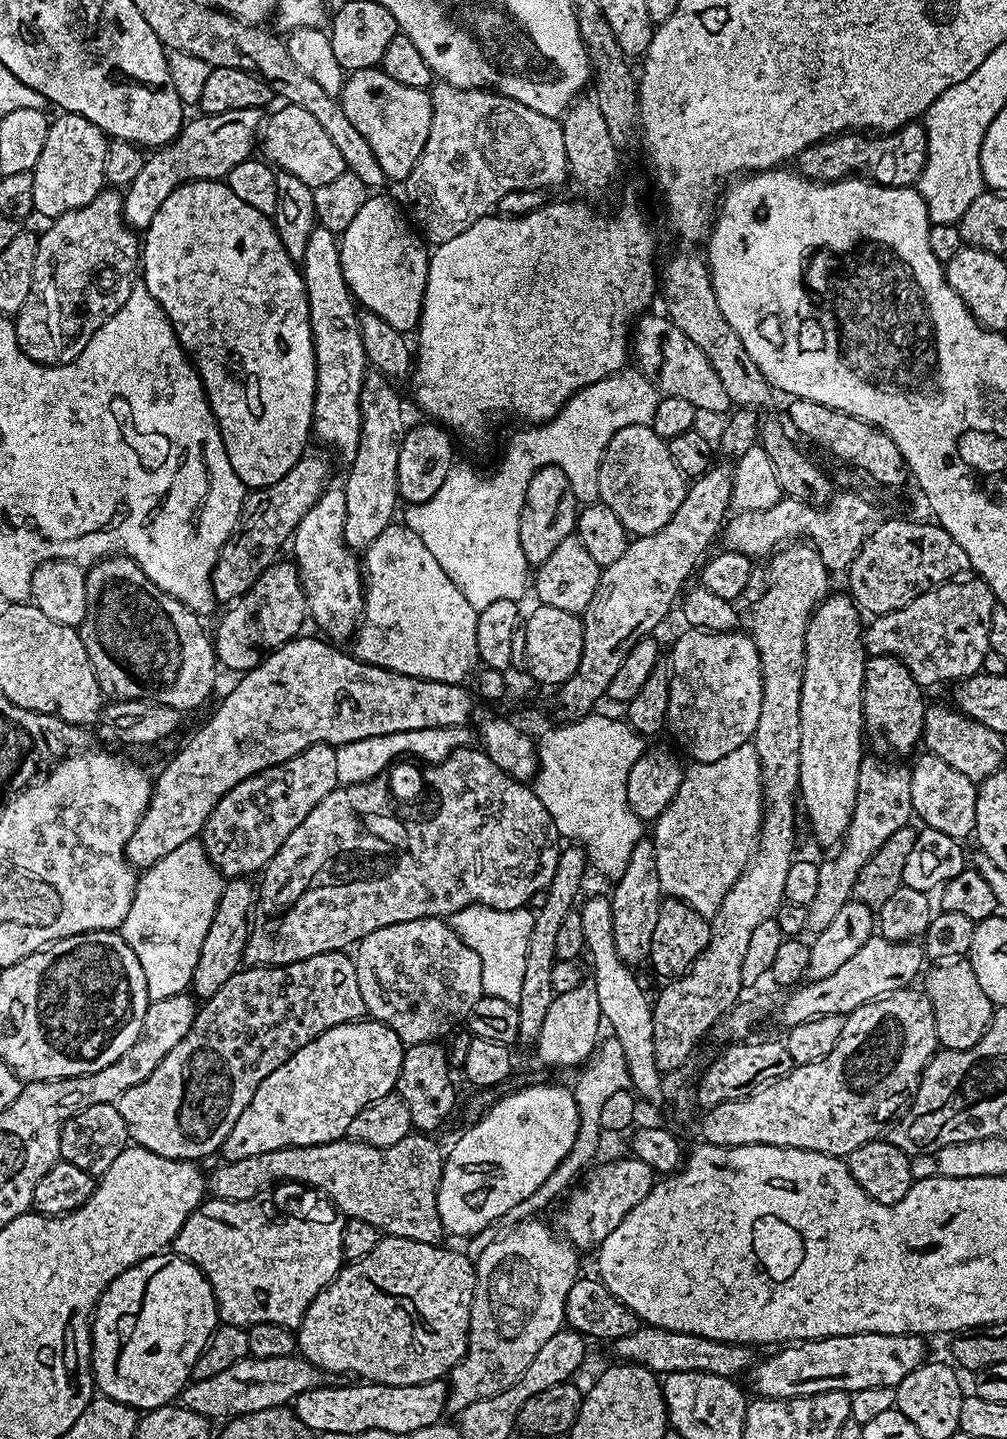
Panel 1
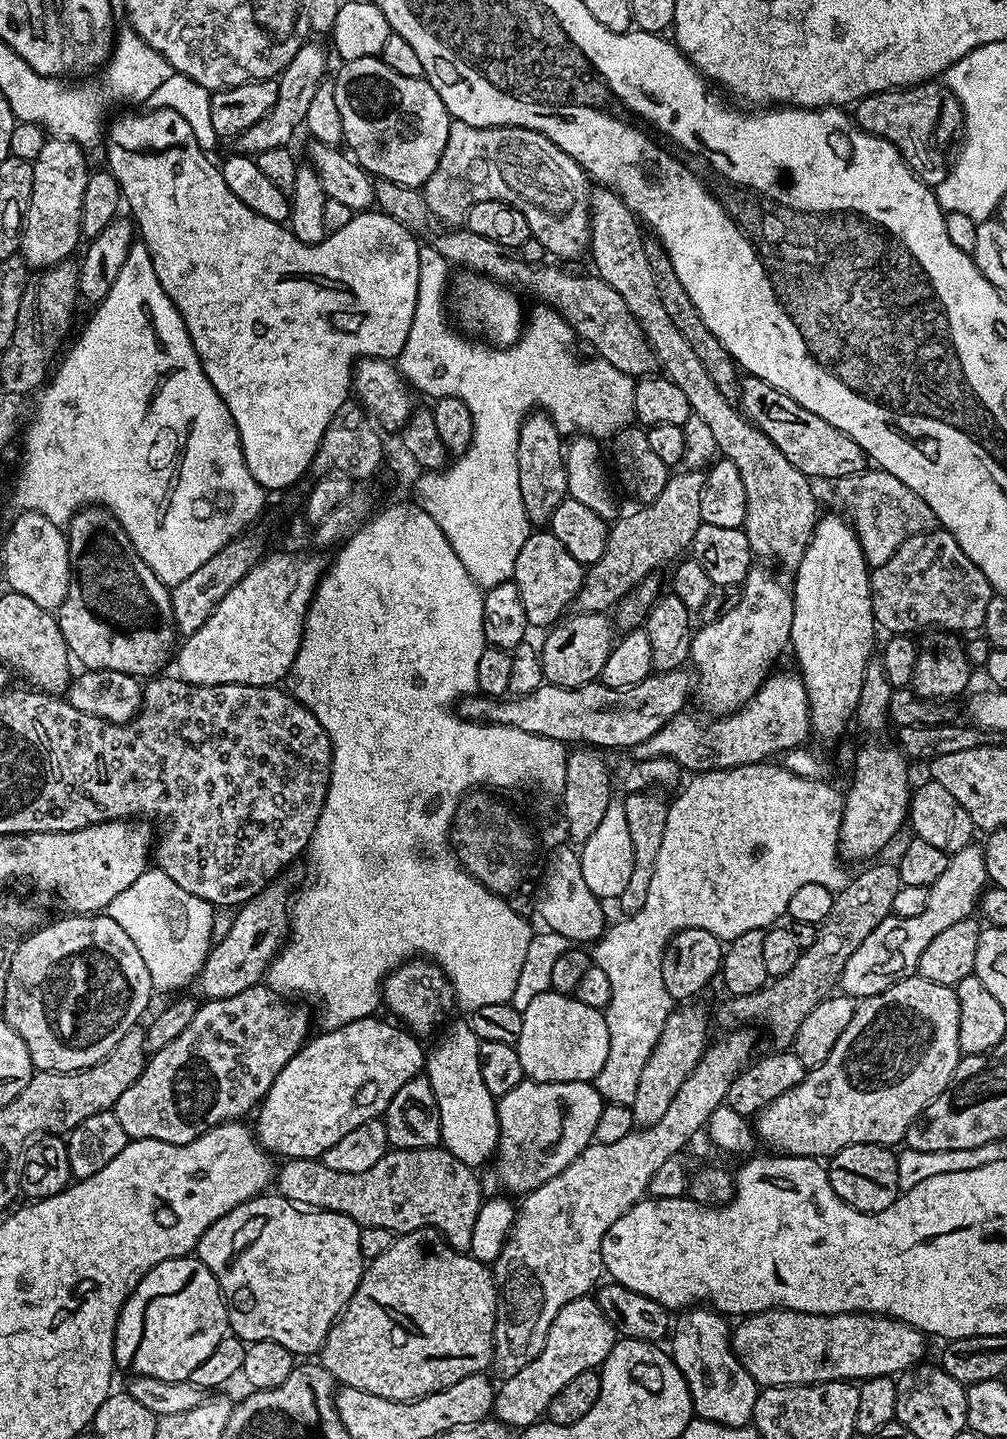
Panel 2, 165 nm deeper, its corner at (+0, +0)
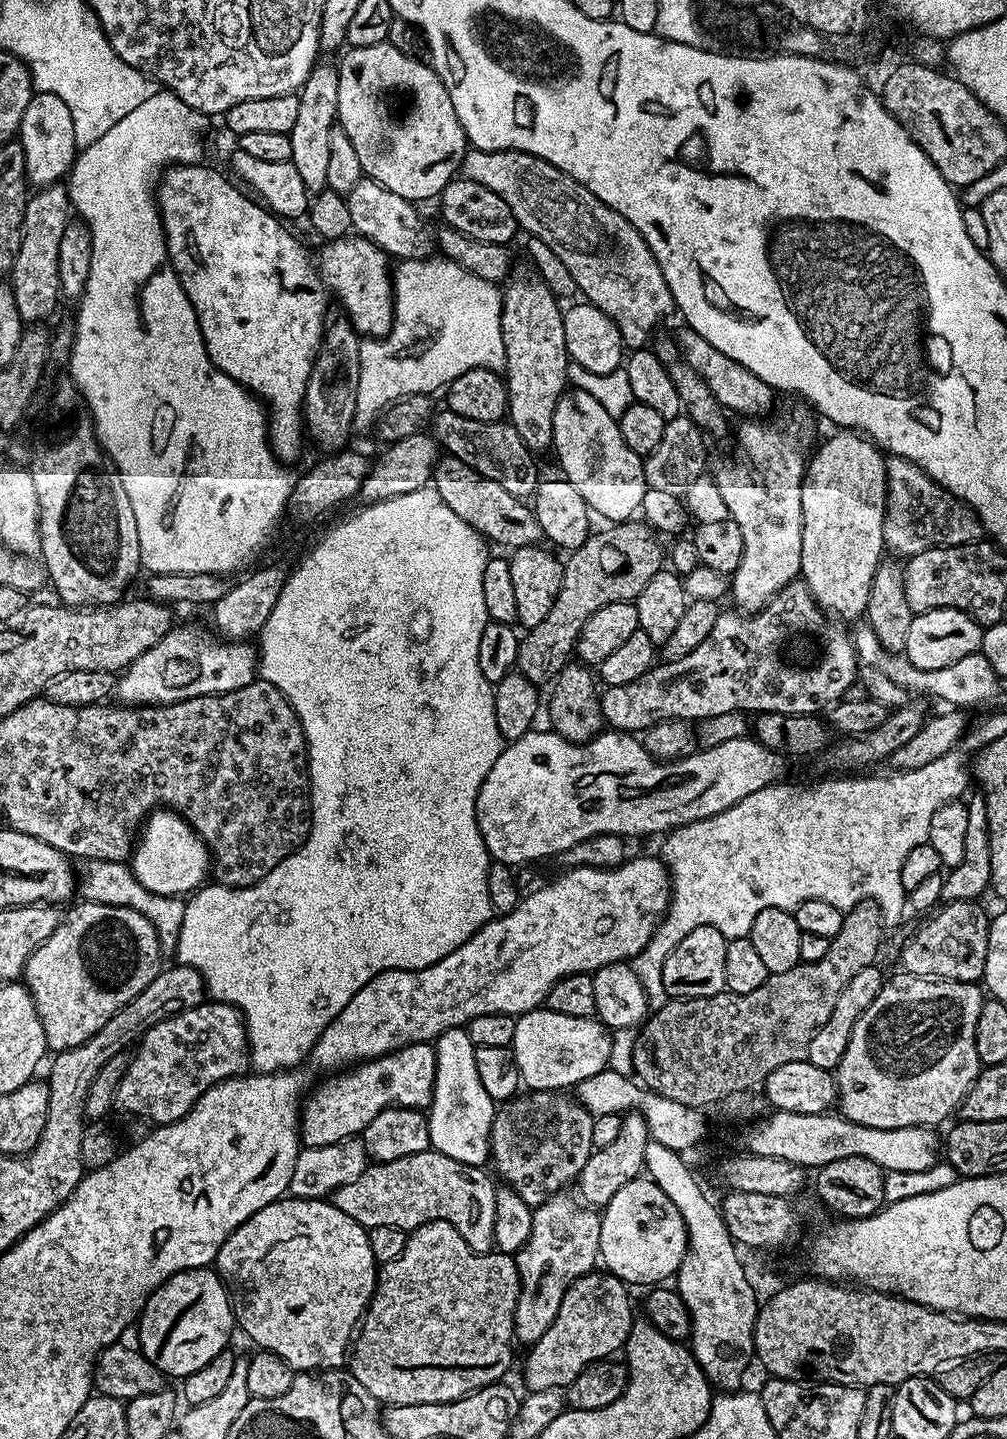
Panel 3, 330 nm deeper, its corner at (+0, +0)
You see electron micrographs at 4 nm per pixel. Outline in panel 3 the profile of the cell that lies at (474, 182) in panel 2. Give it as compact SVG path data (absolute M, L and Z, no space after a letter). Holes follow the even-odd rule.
M472 148L464 154L462 176L465 180L473 180L494 190L494 194L498 194L498 198L504 199L506 206L514 210L517 225L523 231L525 228L528 236L537 236L542 242L546 242L550 249L562 258L563 265L570 270L571 277L577 282L583 299L598 310L604 311L615 322L623 336L625 349L635 350L645 347L653 339L652 331L674 312L672 291L662 274L662 266L658 266L642 234L638 234L638 230L630 226L630 222L626 222L622 214L610 210L610 206L594 198L594 194L590 194L586 186L558 170L558 166L534 154L518 150L487 152Z

